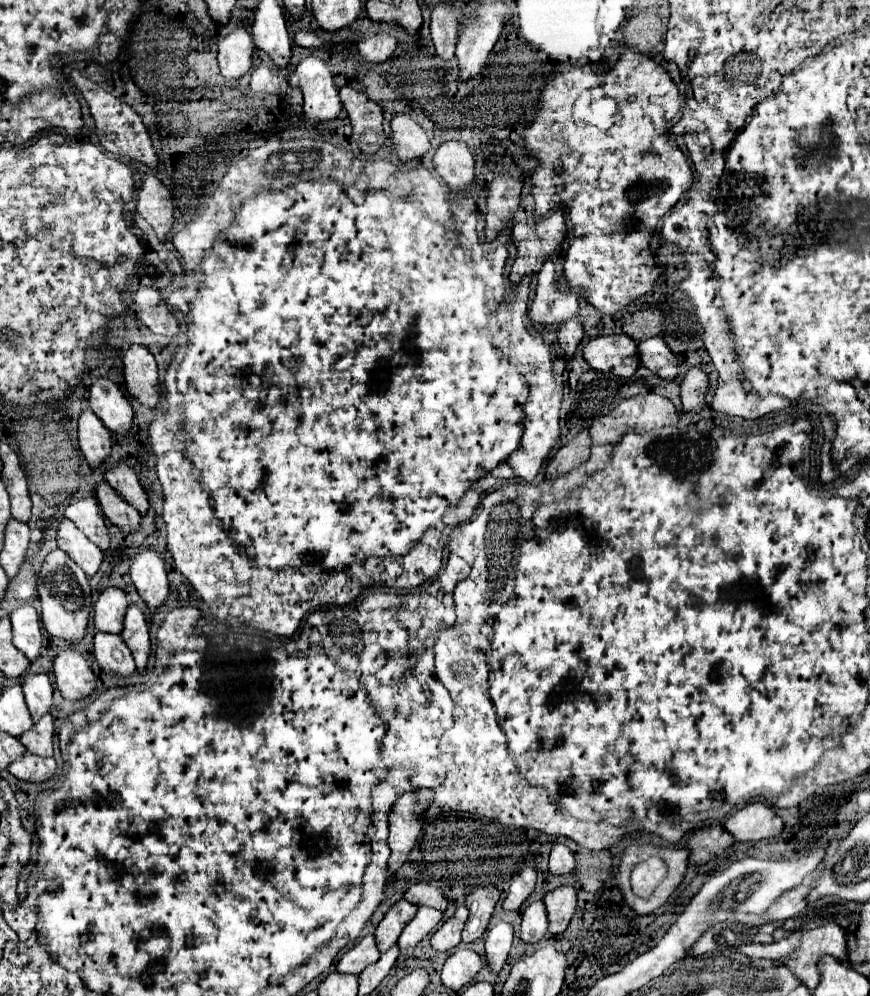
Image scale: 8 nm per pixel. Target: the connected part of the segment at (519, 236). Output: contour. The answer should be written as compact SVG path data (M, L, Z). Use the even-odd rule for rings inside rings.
M552 210L548 216L536 222L520 222L512 228L512 238L518 248L518 256L512 264L510 280L518 284L522 276L534 274L546 262L546 256L562 244L566 236L562 210Z

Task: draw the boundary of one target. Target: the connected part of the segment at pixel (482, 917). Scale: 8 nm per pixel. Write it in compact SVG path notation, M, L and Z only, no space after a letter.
M494 886L476 888L474 892L468 894L466 908L470 910L470 916L462 932L462 942L474 942L484 934L498 898L500 898L500 892Z

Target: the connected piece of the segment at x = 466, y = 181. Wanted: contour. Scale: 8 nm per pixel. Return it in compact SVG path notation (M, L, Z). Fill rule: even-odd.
M442 142L434 154L434 168L452 190L464 190L474 184L474 154L466 142Z

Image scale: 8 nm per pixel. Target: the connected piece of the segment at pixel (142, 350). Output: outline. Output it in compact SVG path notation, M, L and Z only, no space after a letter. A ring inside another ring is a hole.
M132 344L122 354L124 360L124 378L128 394L140 400L142 404L154 408L160 400L158 388L158 368L156 360L146 346Z

